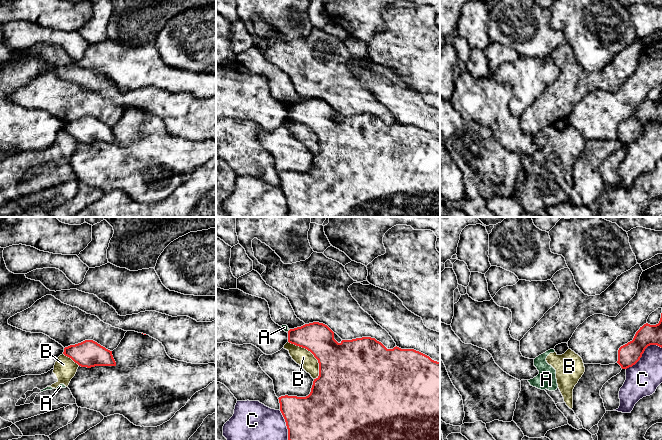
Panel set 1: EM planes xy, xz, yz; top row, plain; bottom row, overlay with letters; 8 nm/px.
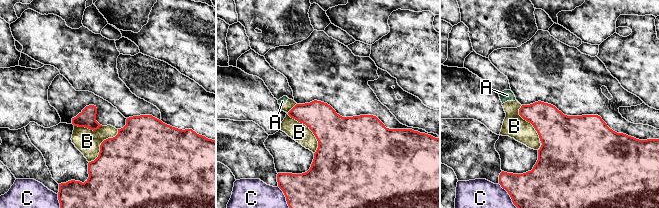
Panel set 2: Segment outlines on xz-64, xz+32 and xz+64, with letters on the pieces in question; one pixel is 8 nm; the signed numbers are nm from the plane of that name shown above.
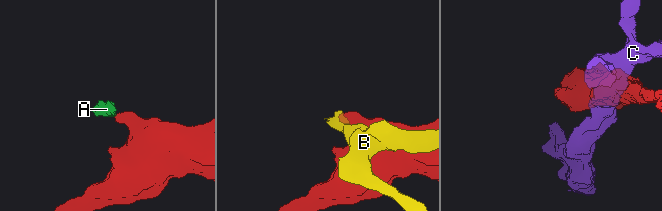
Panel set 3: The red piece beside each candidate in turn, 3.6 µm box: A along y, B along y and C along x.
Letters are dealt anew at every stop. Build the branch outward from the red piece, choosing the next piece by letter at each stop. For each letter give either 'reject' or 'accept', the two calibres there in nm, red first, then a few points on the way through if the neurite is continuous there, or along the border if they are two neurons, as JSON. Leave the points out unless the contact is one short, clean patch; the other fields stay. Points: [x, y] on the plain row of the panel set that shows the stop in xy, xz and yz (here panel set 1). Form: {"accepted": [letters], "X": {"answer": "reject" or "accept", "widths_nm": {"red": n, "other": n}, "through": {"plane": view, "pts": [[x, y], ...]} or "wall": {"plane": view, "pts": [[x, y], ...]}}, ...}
{"accepted": [], "A": {"answer": "reject", "widths_nm": {"red": 240, "other": 50}, "wall": {"plane": "xz", "pts": [[289, 106], [287, 108]]}}, "B": {"answer": "reject", "widths_nm": {"red": 360, "other": 140}}, "C": {"answer": "reject", "widths_nm": {"red": 180, "other": 280}}}

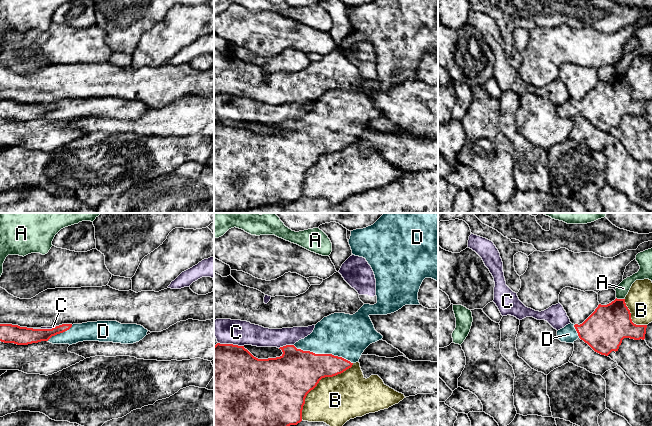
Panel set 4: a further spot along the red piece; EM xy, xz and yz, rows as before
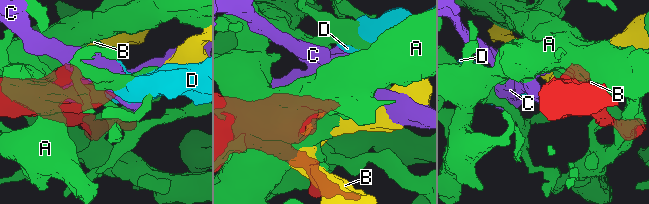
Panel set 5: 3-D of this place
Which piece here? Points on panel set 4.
{"accepted": ["D"], "A": {"answer": "reject", "widths_nm": {"red": 320, "other": 100}}, "B": {"answer": "reject", "widths_nm": {"red": 400, "other": 380}}, "C": {"answer": "reject", "widths_nm": {"red": 500, "other": 200}}, "D": {"answer": "accept", "widths_nm": {"red": 360, "other": 340}}}

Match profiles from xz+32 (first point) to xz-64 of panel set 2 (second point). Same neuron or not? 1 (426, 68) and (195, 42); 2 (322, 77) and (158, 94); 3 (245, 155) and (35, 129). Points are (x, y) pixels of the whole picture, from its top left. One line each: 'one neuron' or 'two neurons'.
1: one neuron
2: two neurons
3: two neurons

